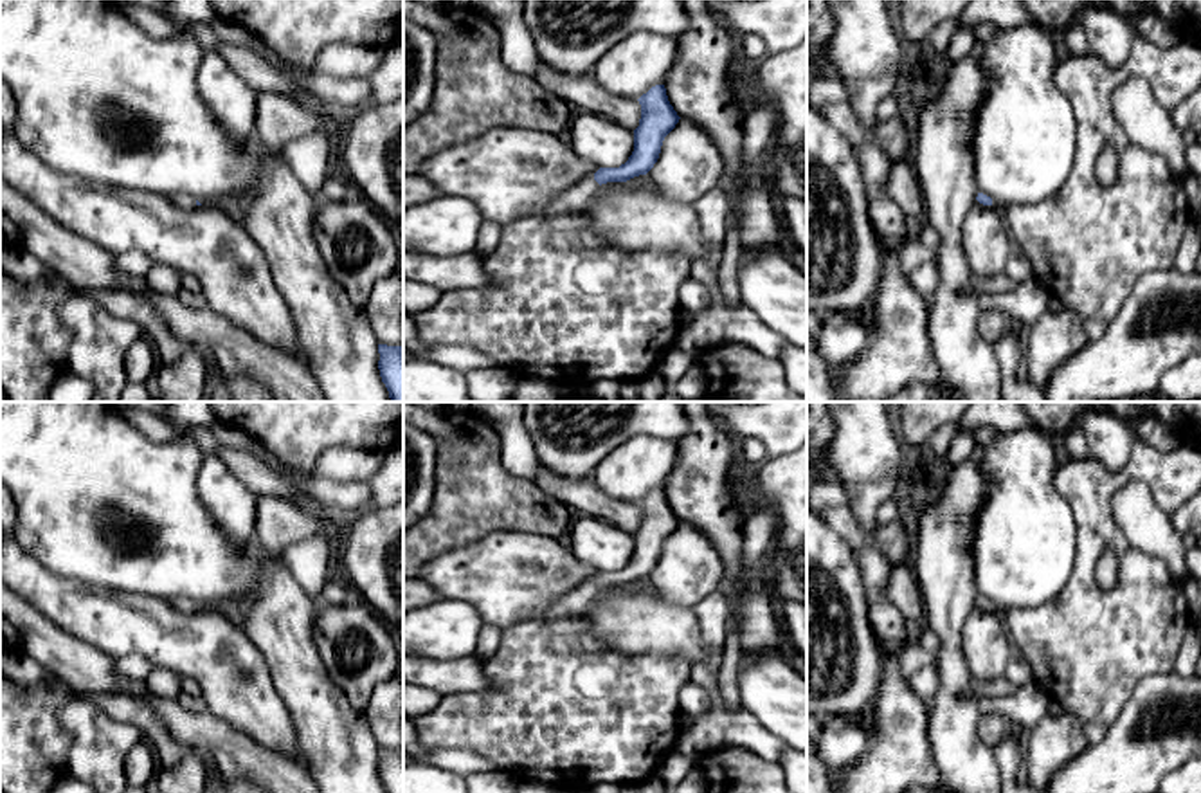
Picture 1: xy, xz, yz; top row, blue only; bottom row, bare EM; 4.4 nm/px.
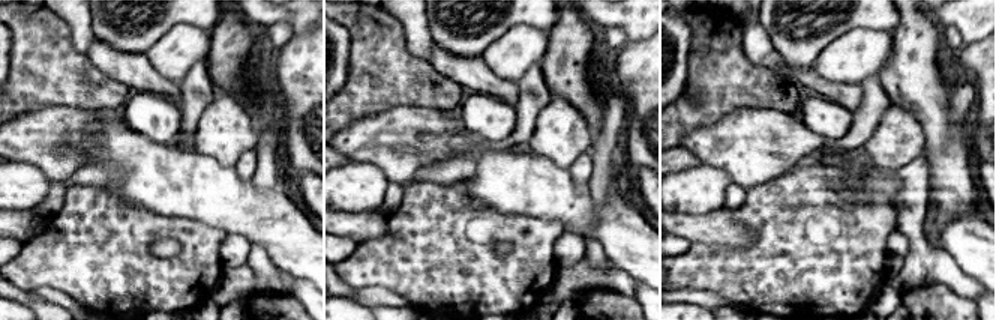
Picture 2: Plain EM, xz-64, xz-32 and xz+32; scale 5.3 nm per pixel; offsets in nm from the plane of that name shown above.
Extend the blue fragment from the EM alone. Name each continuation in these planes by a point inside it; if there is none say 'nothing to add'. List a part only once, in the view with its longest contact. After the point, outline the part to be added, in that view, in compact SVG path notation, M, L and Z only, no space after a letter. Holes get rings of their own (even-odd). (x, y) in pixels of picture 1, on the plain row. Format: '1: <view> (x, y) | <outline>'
1: xz (578, 599) | M587 580L573 591L565 593L562 598L555 600L546 611L538 613L537 620L553 620L567 615L582 613L598 595L600 588L594 580Z

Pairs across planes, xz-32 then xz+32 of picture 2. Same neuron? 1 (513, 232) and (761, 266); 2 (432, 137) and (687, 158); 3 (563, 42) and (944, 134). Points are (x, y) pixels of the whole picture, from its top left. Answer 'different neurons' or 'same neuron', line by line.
1: same neuron
2: different neurons
3: same neuron

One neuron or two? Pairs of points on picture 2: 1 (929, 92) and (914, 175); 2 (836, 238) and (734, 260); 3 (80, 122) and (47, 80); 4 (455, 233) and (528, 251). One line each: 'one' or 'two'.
1: two
2: one
3: two
4: one

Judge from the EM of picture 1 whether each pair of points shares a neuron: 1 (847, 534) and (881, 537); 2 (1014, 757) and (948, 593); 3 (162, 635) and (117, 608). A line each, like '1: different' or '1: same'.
1: same
2: different
3: same

